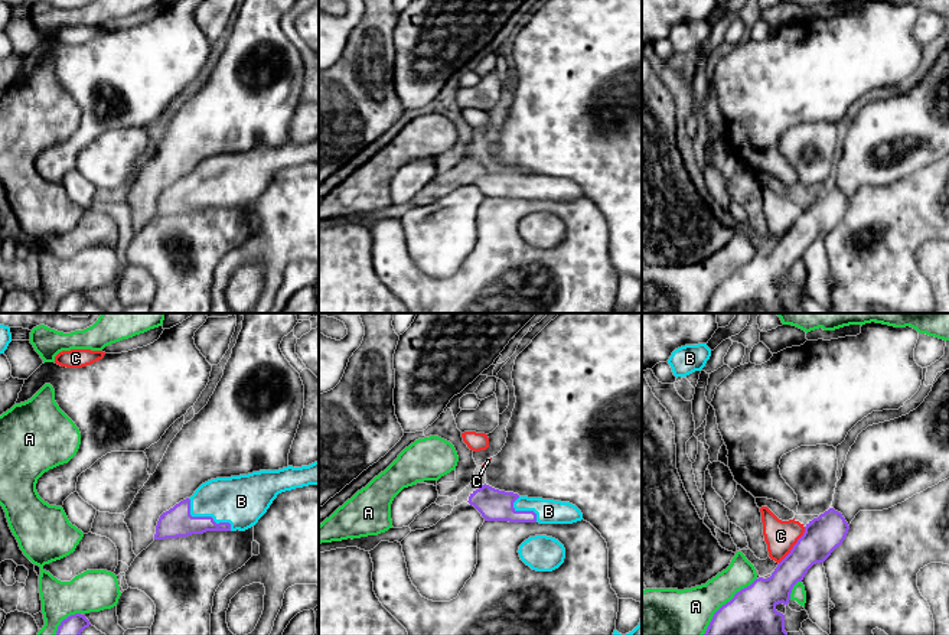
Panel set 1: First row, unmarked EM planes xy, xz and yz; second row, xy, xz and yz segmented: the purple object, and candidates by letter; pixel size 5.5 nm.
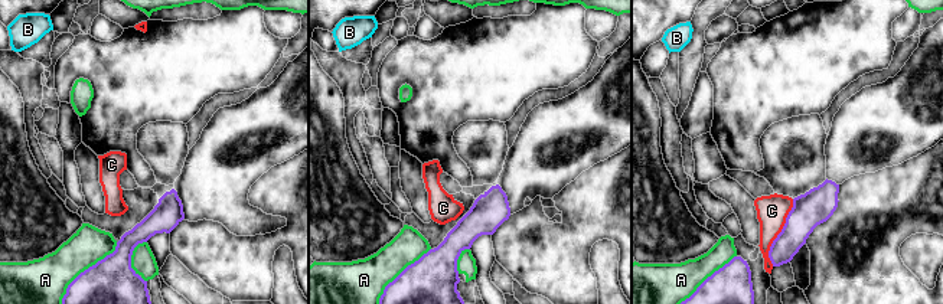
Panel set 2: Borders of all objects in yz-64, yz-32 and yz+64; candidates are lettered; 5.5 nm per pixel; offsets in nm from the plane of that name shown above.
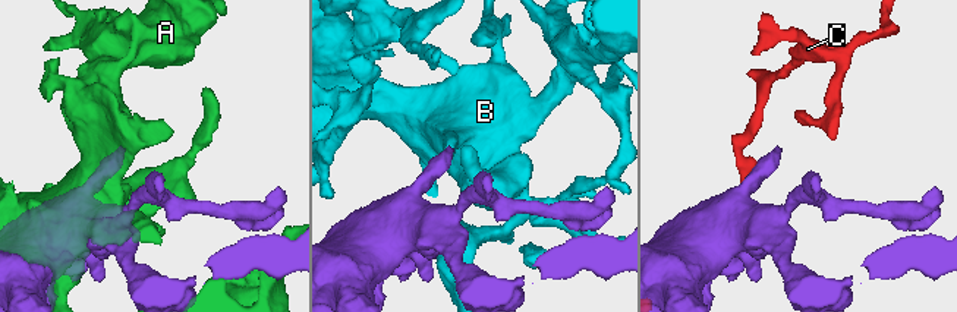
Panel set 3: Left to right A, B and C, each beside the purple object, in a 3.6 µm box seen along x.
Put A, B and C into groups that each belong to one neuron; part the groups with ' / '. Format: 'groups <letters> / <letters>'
groups A / B / C

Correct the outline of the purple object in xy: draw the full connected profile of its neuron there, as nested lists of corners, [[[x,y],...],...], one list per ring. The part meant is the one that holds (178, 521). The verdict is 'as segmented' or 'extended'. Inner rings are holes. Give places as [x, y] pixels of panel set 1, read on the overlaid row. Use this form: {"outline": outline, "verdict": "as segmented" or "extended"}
{"outline": [[[319,462],[301,468],[287,466],[278,470],[211,479],[202,483],[190,498],[160,515],[154,540],[187,537],[206,531],[245,531],[258,522],[278,494],[309,485],[319,485]]], "verdict": "extended"}

